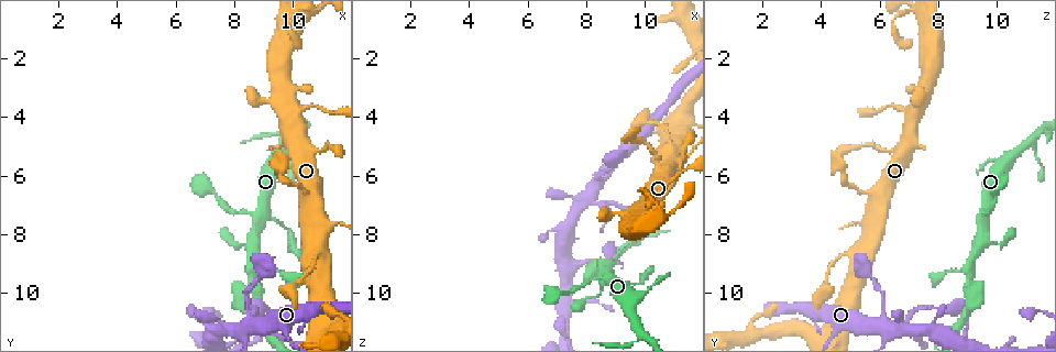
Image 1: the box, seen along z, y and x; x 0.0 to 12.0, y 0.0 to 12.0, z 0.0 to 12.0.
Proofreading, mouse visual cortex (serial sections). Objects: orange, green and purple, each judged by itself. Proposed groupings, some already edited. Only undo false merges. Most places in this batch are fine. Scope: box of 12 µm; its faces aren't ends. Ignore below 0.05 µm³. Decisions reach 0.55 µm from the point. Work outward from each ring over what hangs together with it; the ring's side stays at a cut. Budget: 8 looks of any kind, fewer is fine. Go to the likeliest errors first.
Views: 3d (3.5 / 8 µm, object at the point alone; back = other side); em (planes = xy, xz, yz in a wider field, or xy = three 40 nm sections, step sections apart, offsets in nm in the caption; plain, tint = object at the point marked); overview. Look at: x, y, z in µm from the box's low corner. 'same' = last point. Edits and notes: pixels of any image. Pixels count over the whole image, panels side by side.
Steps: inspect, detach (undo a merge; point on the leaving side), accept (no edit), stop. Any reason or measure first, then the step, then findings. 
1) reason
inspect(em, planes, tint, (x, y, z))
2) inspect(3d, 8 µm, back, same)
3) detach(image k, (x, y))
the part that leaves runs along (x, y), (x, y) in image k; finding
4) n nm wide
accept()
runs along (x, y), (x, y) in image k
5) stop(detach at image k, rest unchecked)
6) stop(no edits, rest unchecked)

four arms meet
inspect(3d, 3.5 µm, back, (9.6, 3.5, 7.4))

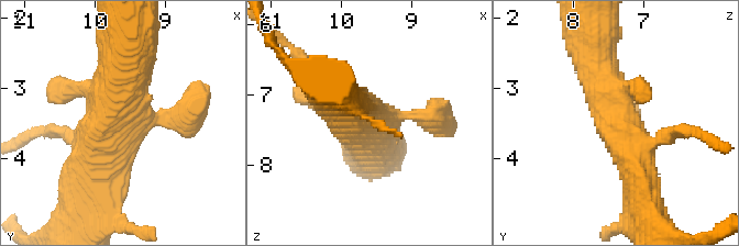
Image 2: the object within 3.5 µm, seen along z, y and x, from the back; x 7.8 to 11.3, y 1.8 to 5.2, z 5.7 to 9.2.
shape alone is not enough
inspect(em, planes, tint, (9.55, 3.50, 7.30))

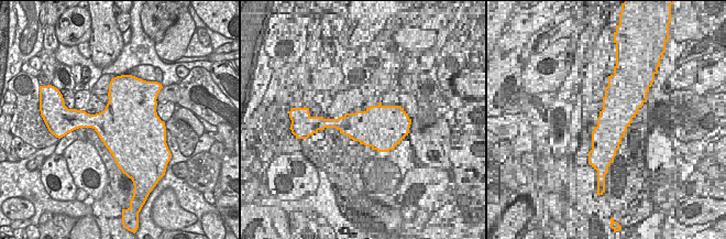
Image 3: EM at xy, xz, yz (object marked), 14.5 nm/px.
accept()
one cell here

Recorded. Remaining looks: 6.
sharp bend
inspect(3d, 3.5 µm, (8.9, 7.3, 9.6))

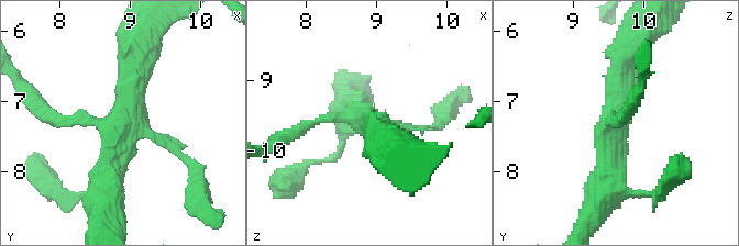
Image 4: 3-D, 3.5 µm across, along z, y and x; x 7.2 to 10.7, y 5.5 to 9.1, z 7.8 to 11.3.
4 arms; arms of 100, 150, 350, 350 nm
inspect(em, xy, step 1, tint, same)

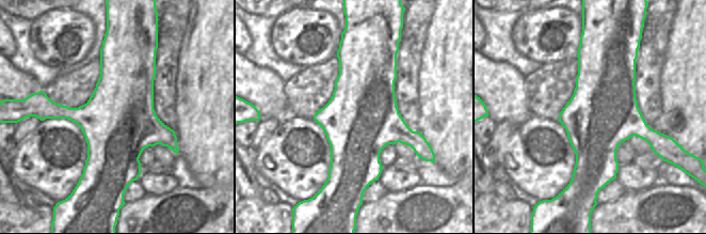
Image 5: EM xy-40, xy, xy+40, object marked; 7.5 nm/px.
accept()
runs along (136, 53), (123, 151), (106, 194) in image 4; continuous, no second cell

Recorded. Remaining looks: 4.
thin arm on a thick one
inspect(em, planes, tint, (8.1, 11.2, 6.7))

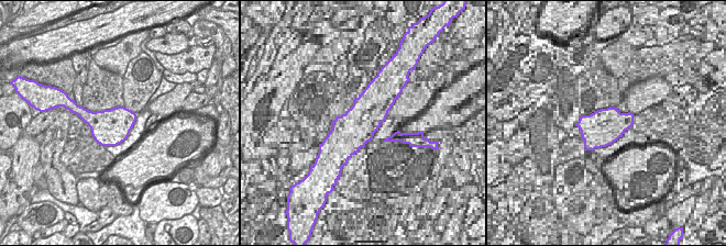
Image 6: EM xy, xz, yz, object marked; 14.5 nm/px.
see where the arms go
inspect(3d, 3.5 µm, same)

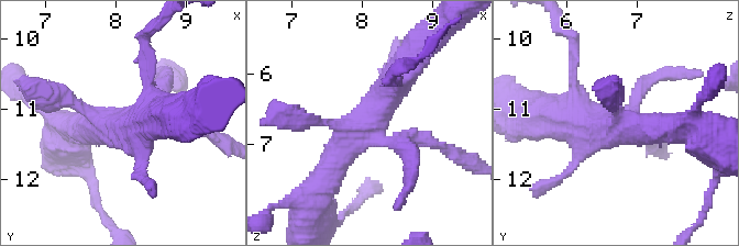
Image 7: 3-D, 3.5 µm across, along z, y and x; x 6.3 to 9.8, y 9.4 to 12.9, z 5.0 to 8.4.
accept()
runs along (406, 66), (351, 134), (324, 181) in image 7; one cell here

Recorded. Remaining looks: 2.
stop(no edits, rest unchecked)

